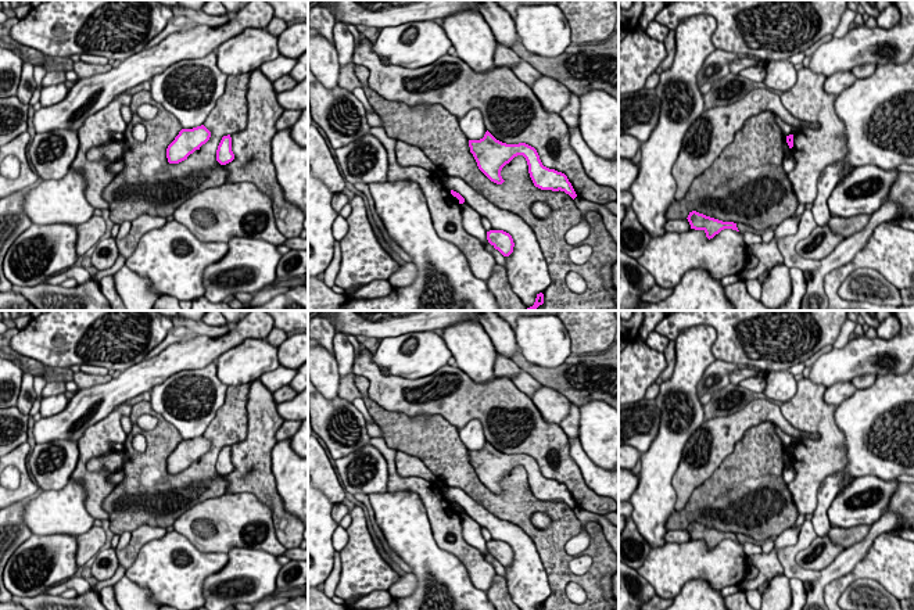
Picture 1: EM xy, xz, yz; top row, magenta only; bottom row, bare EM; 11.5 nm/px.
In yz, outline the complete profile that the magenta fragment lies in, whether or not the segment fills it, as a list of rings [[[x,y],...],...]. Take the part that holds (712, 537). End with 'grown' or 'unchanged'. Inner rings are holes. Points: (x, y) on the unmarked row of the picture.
[[[696,521],[689,523],[687,530],[691,535],[691,539],[703,541],[709,550],[713,549],[724,539],[732,539],[739,542],[736,538],[736,534],[734,532],[723,532],[723,531],[706,527],[703,524],[699,524]]]; unchanged

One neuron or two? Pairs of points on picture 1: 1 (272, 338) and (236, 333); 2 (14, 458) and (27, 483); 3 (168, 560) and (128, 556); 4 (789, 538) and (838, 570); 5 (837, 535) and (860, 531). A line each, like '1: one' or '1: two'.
1: two
2: one
3: two
4: two
5: one

